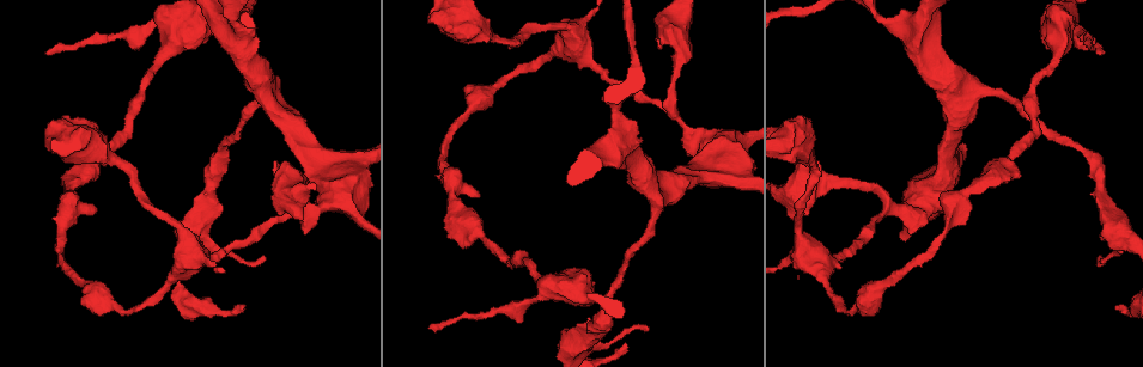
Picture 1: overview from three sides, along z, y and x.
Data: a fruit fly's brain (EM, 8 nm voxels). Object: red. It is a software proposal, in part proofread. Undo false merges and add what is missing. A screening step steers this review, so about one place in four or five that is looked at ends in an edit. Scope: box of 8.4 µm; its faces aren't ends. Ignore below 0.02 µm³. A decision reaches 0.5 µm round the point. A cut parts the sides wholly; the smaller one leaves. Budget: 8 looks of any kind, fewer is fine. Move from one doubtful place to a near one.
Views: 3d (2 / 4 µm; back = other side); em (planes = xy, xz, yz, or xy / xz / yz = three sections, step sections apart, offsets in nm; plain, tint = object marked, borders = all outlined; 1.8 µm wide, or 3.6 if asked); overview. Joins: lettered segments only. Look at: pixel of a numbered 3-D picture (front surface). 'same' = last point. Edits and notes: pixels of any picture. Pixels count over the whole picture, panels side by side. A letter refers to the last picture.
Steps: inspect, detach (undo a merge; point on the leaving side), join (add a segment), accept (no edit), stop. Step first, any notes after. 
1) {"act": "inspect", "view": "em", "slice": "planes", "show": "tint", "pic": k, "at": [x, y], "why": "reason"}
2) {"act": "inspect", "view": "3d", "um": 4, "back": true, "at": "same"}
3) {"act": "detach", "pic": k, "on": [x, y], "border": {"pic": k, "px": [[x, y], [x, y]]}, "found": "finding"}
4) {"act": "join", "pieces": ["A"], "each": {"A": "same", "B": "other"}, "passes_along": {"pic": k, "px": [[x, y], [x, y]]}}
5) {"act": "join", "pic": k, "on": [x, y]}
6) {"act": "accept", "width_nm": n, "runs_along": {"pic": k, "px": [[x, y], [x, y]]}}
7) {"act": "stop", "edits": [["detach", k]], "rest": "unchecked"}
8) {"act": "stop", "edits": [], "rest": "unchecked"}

{"act": "inspect", "view": "3d", "um": 4, "pic": 1, "at": [575, 46], "why": "sudden change in width"}

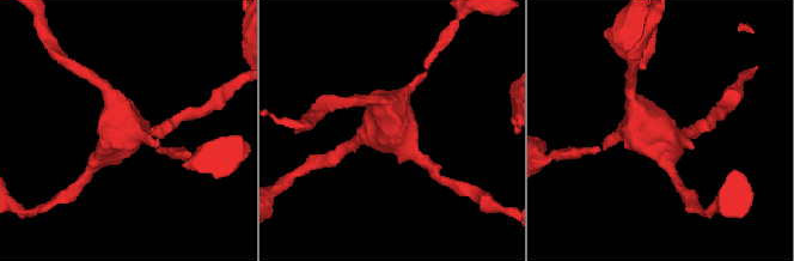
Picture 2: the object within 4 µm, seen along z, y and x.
{"act": "inspect", "view": "em", "um": 3.6, "slice": "planes", "show": "borders", "pic": 2, "at": [665, 134], "why": "shape alone is not enough"}

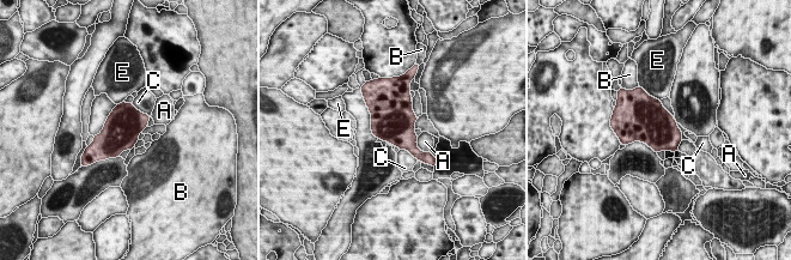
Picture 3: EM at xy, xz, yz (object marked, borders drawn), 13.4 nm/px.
{"act": "accept", "each": {"A": "other", "B": "other", "C": "other", "E": "other"}, "border": {"pic": 3, "px": [[132, 103], [139, 110], [150, 115]]}, "found": "all the same cell"}

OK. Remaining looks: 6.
{"act": "inspect", "view": "3d", "um": 4, "pic": 1, "at": [626, 345], "why": "tapers out"}

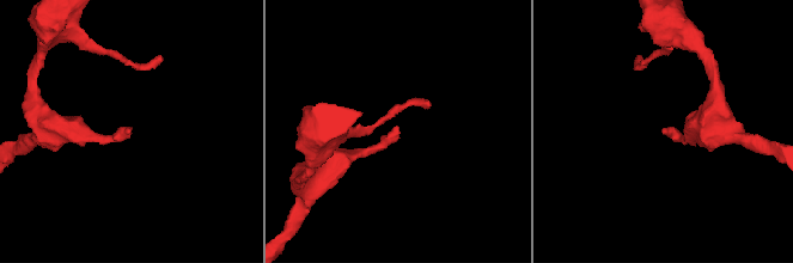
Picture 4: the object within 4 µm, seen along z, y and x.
{"act": "inspect", "view": "em", "slice": "planes", "show": "borders", "pic": 4, "at": [127, 128], "why": "now the EM"}

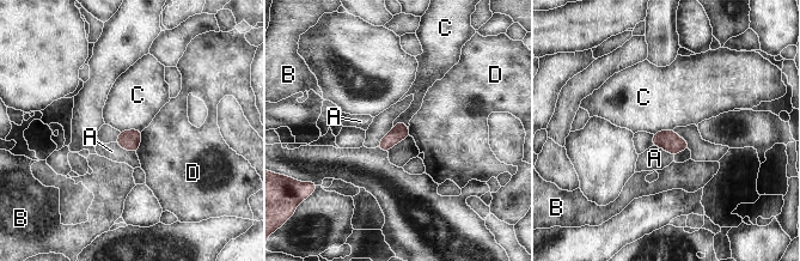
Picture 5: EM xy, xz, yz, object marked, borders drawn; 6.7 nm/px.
{"act": "accept", "longest_contact_nm": ["A", 160], "each": {"A": "other", "B": "other", "C": "other", "D": "other"}, "border": {"pic": 5, "px": [[141, 129], [124, 129], [120, 132]]}, "found": "none of them fits"}

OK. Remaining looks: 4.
{"act": "inspect", "view": "em", "um": 3.6, "slice": "xz", "step": 8, "show": "tint", "pic": 1, "at": [70, 207], "why": "branch point"}

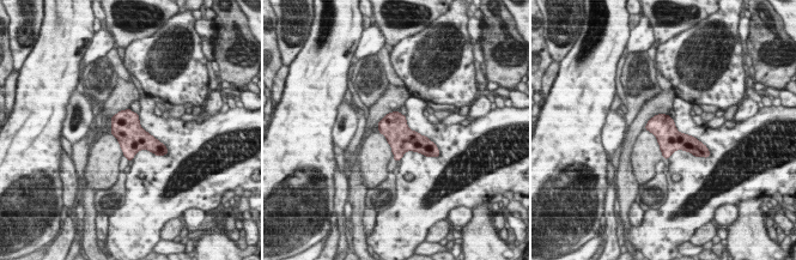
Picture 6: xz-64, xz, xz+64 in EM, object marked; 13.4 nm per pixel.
{"act": "inspect", "view": "em", "um": 3.6, "slice": "xy", "step": 8, "show": "borders", "at": "same", "why": "another direction"}

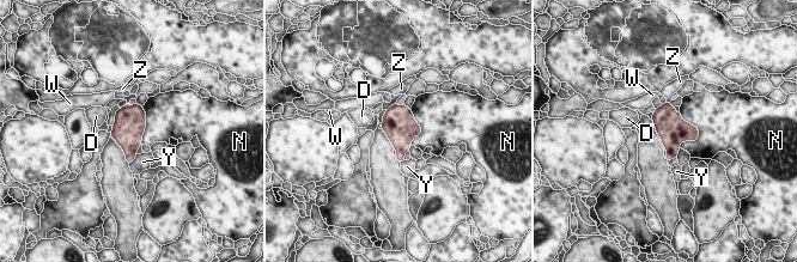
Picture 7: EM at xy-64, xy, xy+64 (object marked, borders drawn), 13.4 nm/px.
{"act": "accept", "longest_contact_nm": ["N", 480], "each": {"D": "other", "N": "other", "W": "other", "Y": "other", "Z": "other"}, "border": {"pic": 7, "px": [[679, 113], [698, 130], [680, 147]]}, "found": "all the same cell"}

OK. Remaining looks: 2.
{"act": "stop", "edits": [], "rest": "unchecked"}

